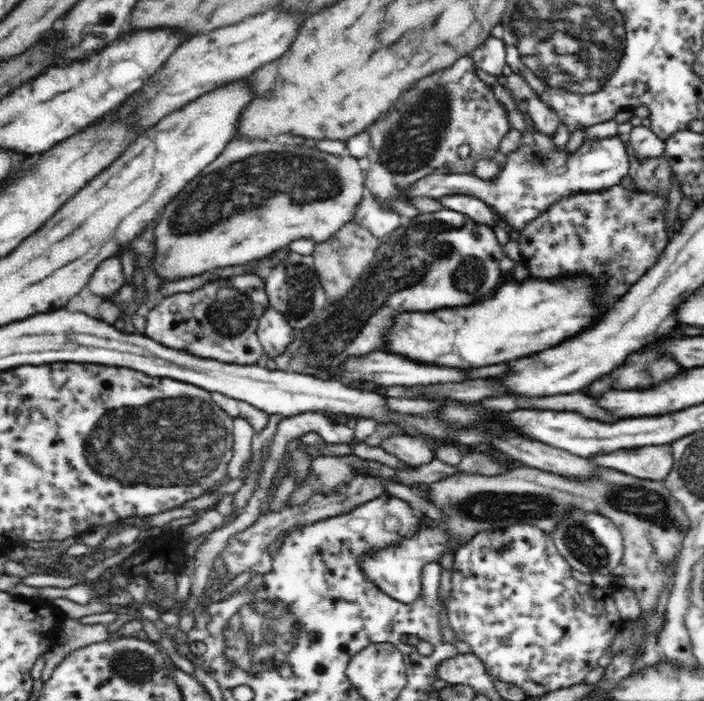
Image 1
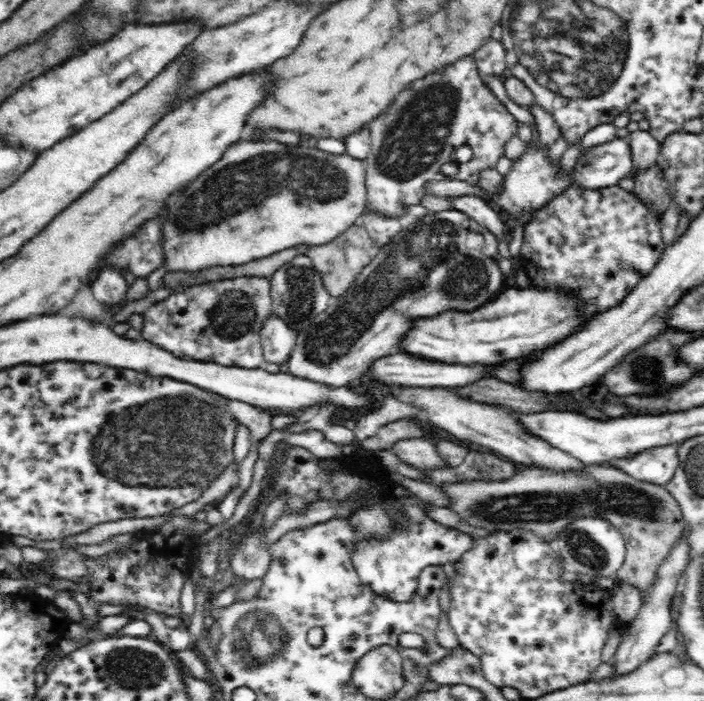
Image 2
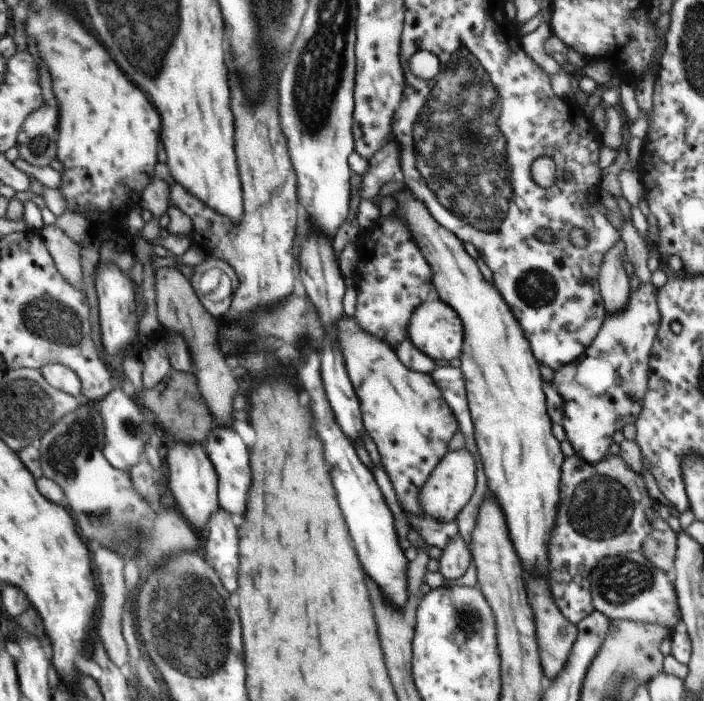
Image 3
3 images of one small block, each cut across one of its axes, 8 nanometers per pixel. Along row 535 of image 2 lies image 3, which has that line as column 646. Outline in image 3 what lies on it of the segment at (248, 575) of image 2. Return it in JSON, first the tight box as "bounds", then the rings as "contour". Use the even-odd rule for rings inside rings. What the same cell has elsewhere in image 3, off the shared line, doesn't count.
{"bounds":[620,216,651,284],"contour":[[[623,216],[622,226],[620,226],[620,238],[626,244],[626,255],[628,256],[628,261],[634,267],[635,275],[640,278],[640,282],[651,284],[651,273],[647,264],[649,256],[646,249],[646,240],[634,228],[634,224],[630,220],[624,219]]]}

